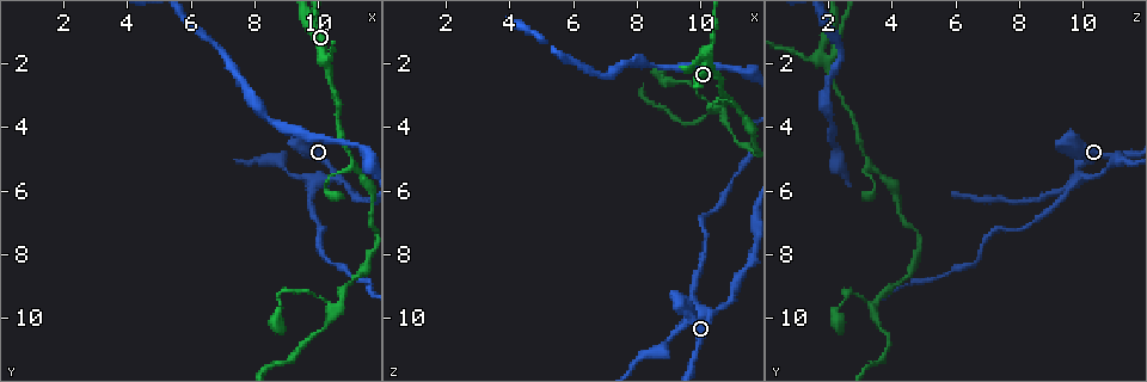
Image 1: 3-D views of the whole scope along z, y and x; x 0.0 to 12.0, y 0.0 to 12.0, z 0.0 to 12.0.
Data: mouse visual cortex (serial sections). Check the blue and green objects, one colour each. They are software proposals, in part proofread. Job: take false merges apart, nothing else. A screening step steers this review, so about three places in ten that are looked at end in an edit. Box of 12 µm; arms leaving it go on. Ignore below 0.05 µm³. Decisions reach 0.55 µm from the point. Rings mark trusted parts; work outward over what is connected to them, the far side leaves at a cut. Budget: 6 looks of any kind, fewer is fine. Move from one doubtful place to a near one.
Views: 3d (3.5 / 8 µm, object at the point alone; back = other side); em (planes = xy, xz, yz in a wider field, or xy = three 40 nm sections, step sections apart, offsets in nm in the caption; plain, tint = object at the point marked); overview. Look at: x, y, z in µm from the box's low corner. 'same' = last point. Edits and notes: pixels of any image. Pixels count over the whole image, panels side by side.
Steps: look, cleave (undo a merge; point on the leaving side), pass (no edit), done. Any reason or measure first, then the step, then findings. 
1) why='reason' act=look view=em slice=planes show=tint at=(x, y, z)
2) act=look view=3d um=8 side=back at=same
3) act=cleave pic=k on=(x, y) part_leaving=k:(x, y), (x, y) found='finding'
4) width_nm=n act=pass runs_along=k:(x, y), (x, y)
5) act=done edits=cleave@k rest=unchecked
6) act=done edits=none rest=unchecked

why='branch point' act=look view=3d um=3.5 at=(11.2, 5.2, 3.4)

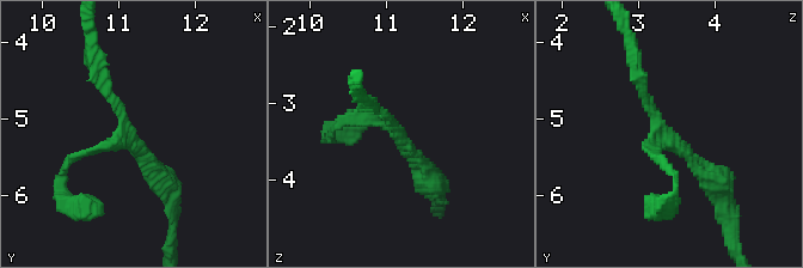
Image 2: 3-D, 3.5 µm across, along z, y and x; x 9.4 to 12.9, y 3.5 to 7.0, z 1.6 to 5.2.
arms=3 arm_widths_nm=150,150,200 why='need the tissue' act=look view=em slice=xy step=5 show=tint at=(11.15, 5.20, 3.40)

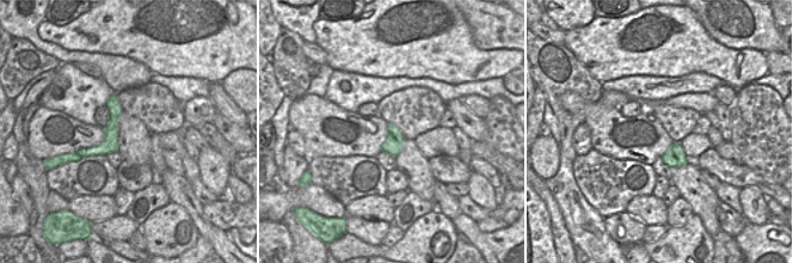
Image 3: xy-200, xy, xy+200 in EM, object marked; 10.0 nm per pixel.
act=pass runs_along=2:(637, 72), (661, 127), (719, 182) found='continuous, no second cell'

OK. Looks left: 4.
why='branch point' act=look view=3d um=3.5 at=(10.6, 9.8, 3.4)

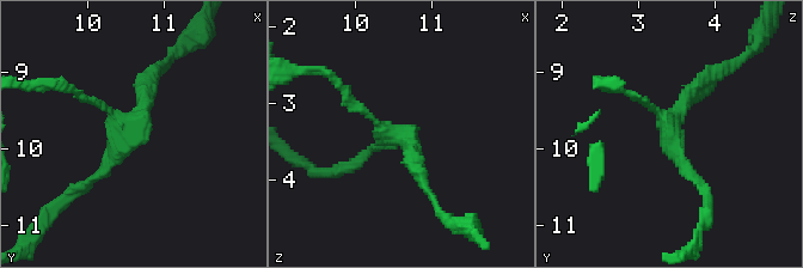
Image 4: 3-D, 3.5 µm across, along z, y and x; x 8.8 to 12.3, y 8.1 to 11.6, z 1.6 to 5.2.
arms=3 arm_widths_nm=100,150,200 act=look view=em slice=xy step=3 show=plain at=(10.55, 9.70, 3.40)

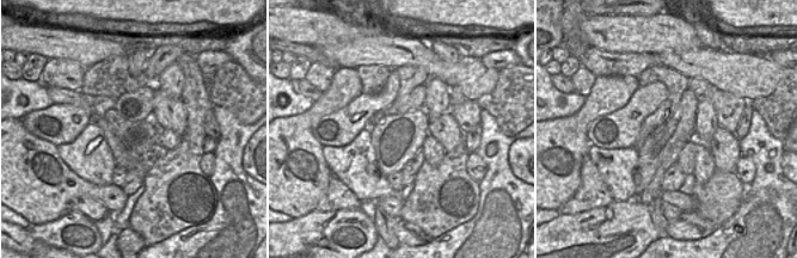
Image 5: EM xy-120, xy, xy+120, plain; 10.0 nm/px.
act=look view=em slice=xy step=3 show=tint at=same

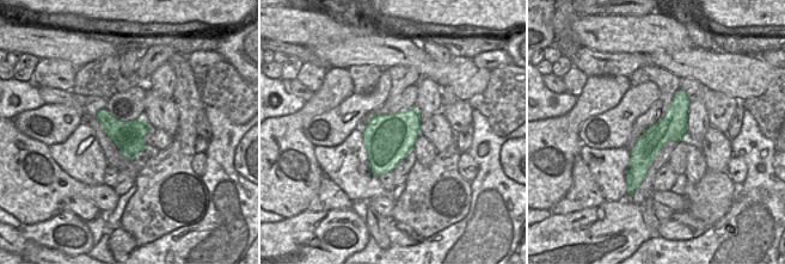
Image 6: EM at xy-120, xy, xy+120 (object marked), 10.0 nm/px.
act=pass found='continuous, no second cell'

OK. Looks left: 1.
act=done edits=none rest=unchecked

